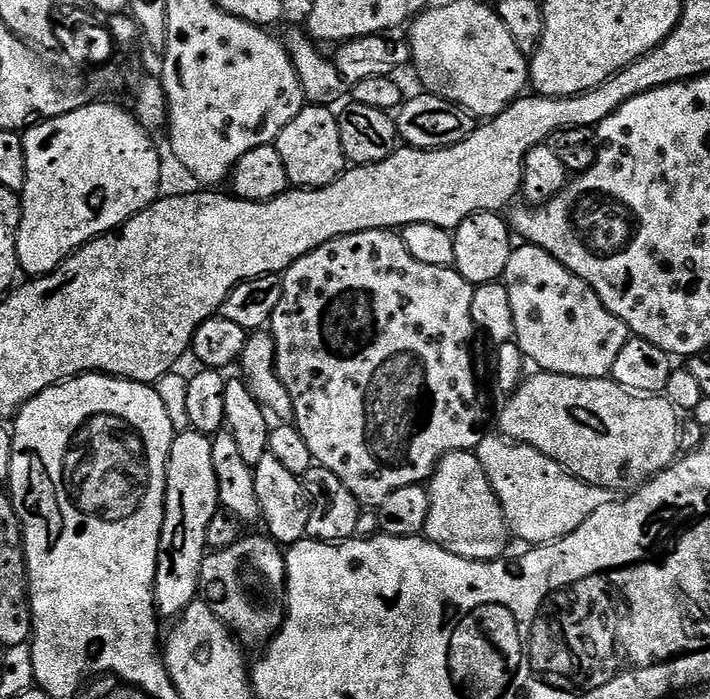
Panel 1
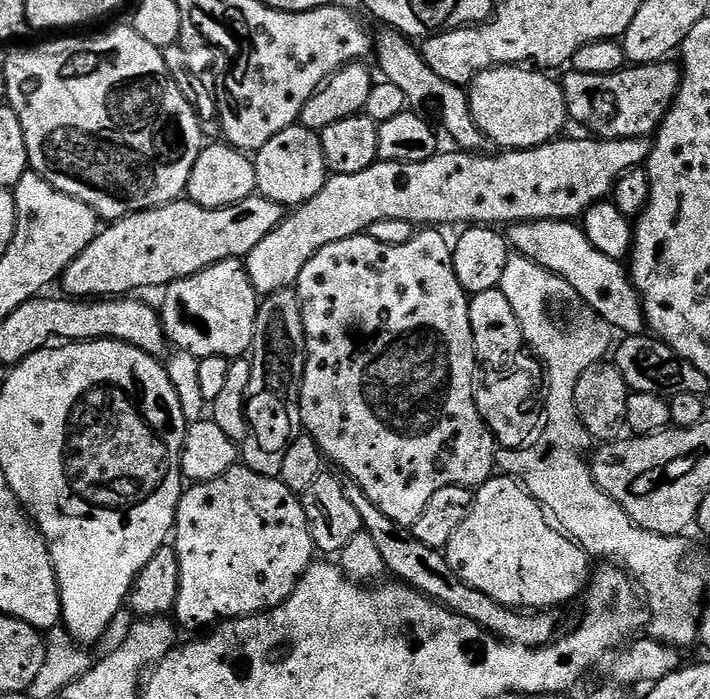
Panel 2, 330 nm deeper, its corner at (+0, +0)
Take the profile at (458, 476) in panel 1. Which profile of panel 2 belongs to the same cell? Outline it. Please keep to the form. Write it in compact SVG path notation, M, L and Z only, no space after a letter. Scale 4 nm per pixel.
M503 474L493 475L492 479L487 480L479 488L475 489L472 497L472 508L466 514L466 522L462 522L462 526L458 526L458 530L454 530L454 538L450 538L446 555L450 562L450 570L454 570L454 574L458 574L458 578L462 578L462 582L466 582L470 586L474 586L474 590L482 590L482 594L490 594L490 598L494 598L494 602L502 602L508 608L517 610L552 610L556 604L564 604L567 600L572 600L581 595L585 591L586 585L590 579L590 557L571 536L564 535L563 531L550 519L547 512L541 508L528 491L524 489L524 485L518 480L512 479L511 476Z

